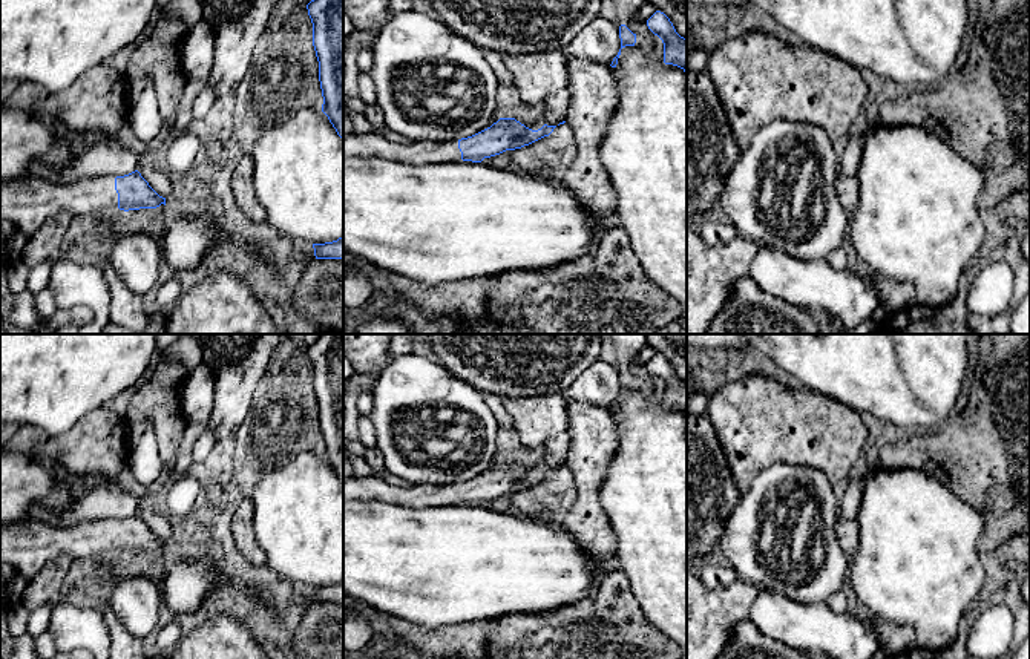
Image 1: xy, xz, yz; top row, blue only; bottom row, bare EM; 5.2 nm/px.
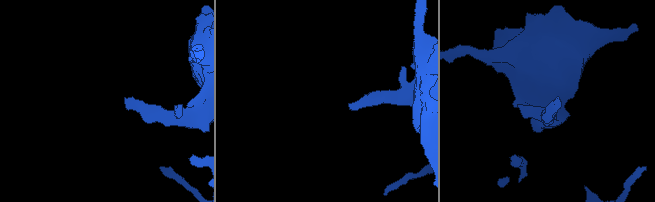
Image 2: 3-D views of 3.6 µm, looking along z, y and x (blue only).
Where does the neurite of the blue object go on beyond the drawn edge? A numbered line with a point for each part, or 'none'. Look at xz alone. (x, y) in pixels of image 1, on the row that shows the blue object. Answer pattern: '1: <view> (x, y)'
1: xz (368, 144)

